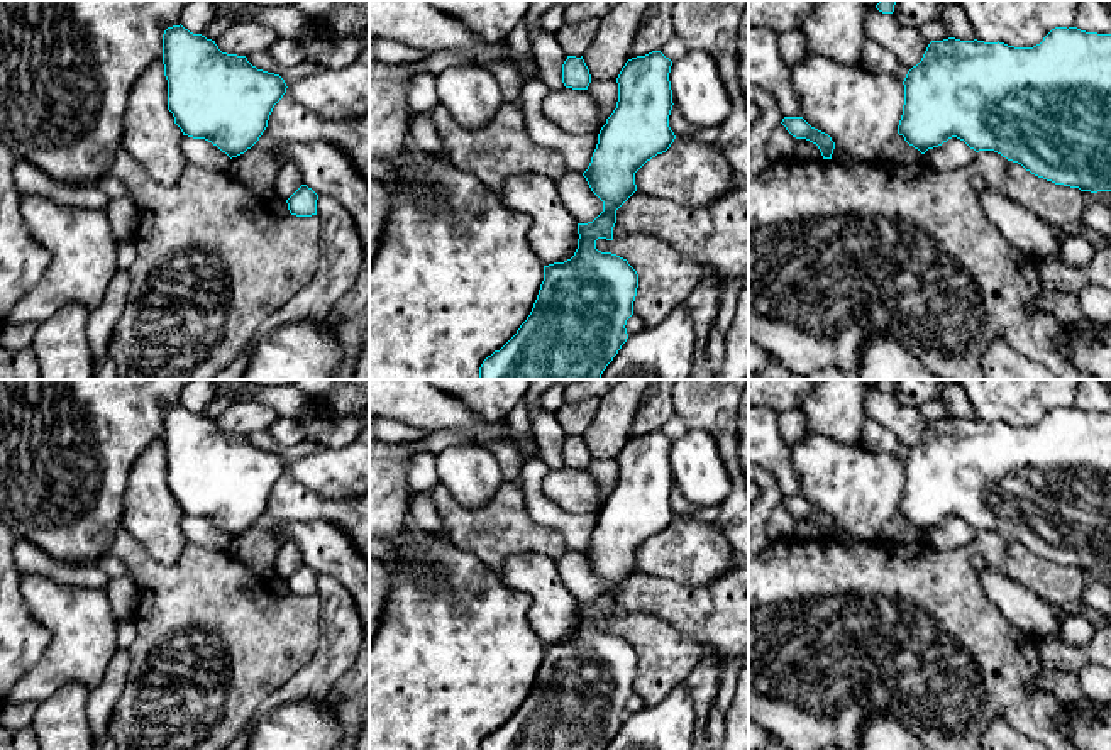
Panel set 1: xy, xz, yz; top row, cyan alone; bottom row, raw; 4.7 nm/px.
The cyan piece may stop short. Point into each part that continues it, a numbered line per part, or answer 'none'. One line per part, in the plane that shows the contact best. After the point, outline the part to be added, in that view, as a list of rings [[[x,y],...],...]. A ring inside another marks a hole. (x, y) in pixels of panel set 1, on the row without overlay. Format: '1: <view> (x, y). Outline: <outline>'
none

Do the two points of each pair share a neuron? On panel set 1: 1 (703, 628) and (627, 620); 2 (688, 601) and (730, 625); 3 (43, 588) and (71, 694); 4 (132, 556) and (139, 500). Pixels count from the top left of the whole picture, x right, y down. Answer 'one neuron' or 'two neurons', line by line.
1: two neurons
2: one neuron
3: two neurons
4: two neurons

